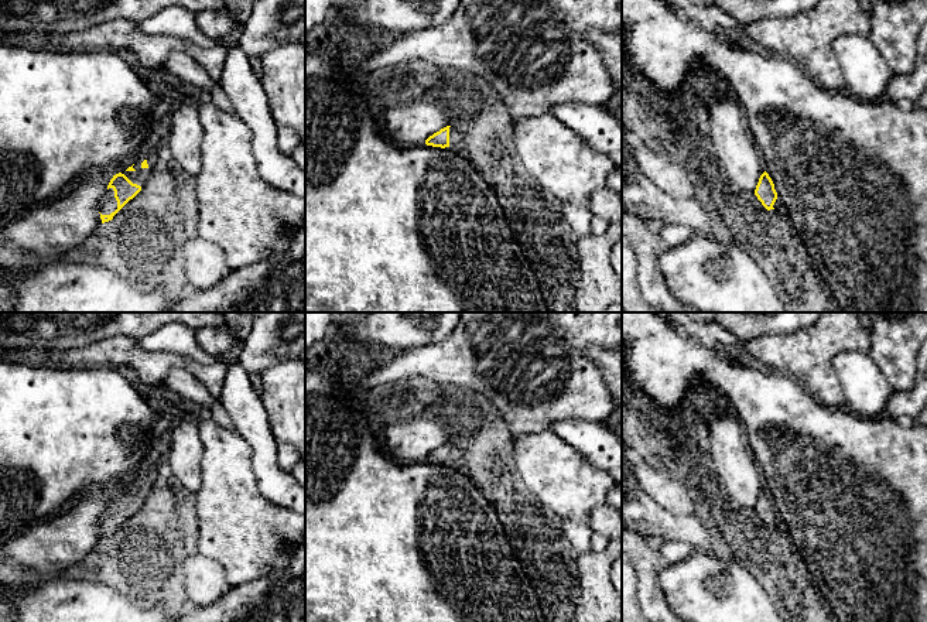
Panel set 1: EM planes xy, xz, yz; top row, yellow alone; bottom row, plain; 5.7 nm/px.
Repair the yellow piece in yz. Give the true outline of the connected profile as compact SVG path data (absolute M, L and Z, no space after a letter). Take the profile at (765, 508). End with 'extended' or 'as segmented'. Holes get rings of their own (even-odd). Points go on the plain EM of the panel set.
M766 488L759 495L759 499L755 506L755 512L767 527L774 526L773 522L777 516L777 509L774 506L774 500L772 495Z | as segmented

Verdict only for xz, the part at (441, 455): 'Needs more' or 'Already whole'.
Needs more

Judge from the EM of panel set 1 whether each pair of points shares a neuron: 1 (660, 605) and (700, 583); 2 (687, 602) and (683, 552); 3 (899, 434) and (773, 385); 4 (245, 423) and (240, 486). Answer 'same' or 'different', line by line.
1: different
2: different
3: same
4: different

